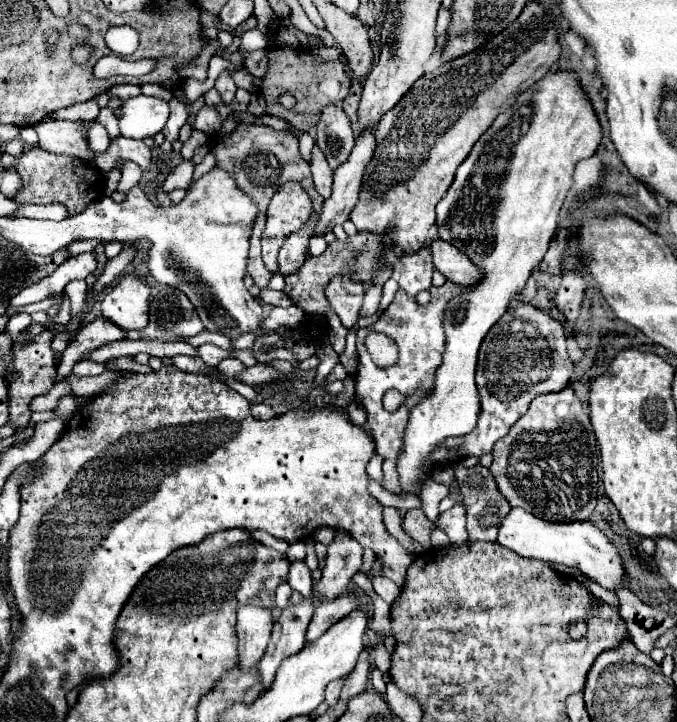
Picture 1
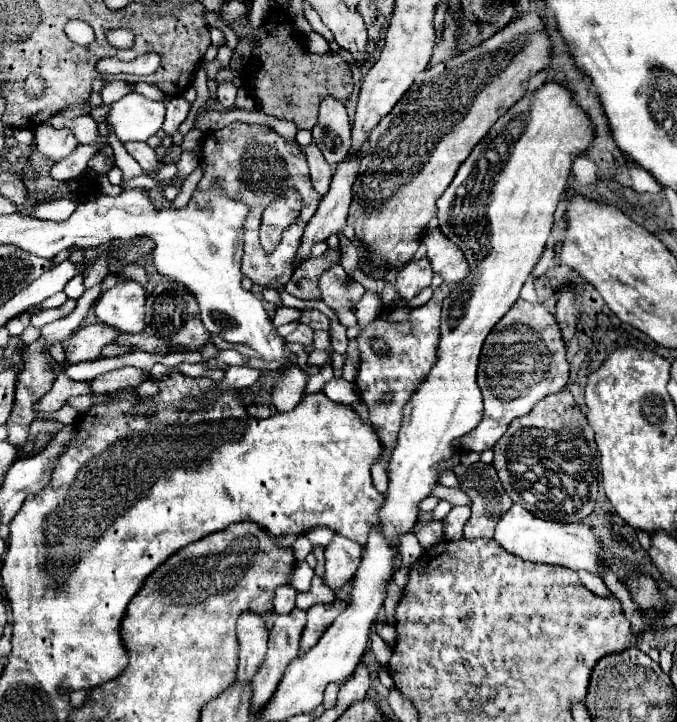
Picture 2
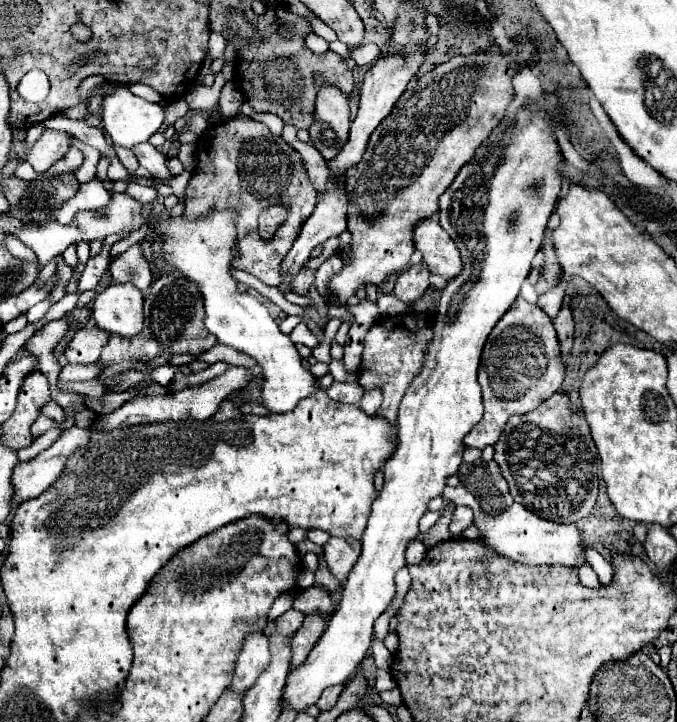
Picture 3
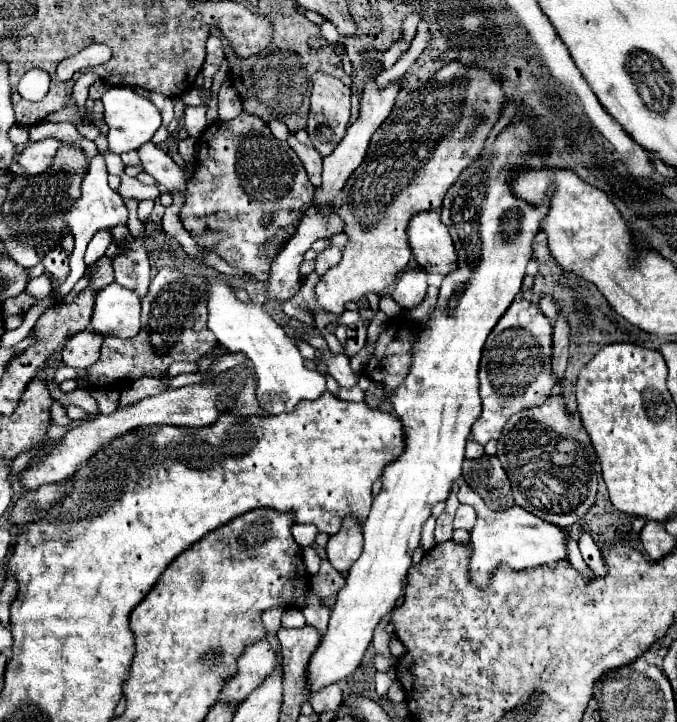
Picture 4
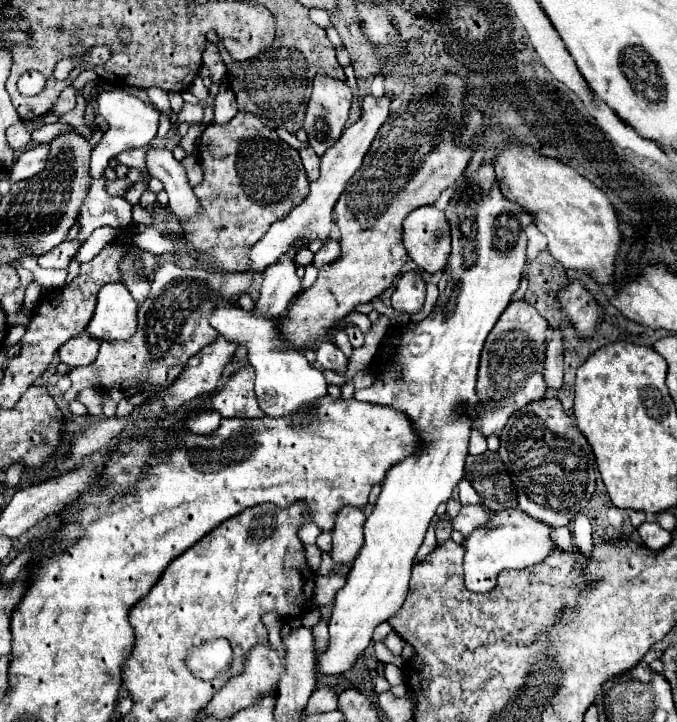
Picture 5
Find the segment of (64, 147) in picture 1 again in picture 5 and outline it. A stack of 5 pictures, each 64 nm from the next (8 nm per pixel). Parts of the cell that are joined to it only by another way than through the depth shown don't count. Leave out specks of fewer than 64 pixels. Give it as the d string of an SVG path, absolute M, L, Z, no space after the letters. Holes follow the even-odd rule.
M38 144L38 146L32 146L32 148L24 150L18 156L14 168L8 172L10 180L18 182L18 180L26 180L26 178L42 172L44 164L48 160L48 152L50 152L50 144Z

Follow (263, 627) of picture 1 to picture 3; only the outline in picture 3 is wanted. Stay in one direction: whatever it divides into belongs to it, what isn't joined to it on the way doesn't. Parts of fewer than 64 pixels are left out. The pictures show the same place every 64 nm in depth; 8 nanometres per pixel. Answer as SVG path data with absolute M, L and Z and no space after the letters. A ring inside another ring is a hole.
M250 632L250 636L244 638L230 690L246 692L248 688L252 688L252 684L264 672L268 662L270 662L268 638L262 632Z

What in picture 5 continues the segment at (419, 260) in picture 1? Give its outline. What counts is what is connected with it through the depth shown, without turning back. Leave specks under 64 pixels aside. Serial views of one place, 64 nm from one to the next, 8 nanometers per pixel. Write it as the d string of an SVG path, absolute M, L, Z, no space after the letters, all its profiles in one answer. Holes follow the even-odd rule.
M408 270L396 284L392 294L392 308L406 314L416 314L426 298L426 282L420 272Z

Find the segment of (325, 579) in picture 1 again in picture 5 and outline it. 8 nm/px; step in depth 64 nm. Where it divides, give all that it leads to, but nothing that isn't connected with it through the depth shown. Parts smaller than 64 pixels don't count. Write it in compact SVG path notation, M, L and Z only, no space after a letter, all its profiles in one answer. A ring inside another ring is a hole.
M346 506L340 510L336 518L336 528L332 532L332 560L338 566L352 564L354 558L358 556L364 536L362 536L362 526L364 526L366 514L354 506Z

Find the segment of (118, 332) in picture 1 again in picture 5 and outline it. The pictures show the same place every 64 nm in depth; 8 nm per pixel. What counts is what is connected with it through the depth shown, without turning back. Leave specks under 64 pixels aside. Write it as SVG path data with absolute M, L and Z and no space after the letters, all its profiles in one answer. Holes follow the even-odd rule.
M80 332L80 336L74 336L58 350L58 356L70 368L88 366L92 364L92 360L96 360L98 346L100 342L96 338L88 336L88 332Z

